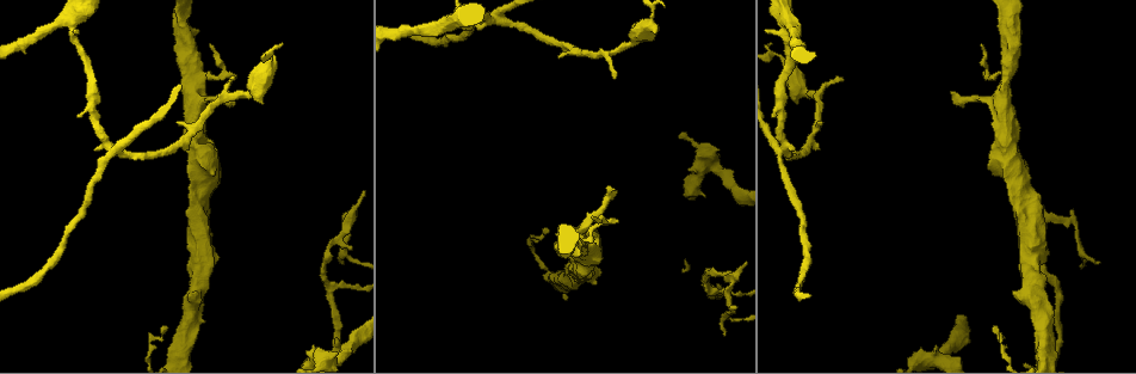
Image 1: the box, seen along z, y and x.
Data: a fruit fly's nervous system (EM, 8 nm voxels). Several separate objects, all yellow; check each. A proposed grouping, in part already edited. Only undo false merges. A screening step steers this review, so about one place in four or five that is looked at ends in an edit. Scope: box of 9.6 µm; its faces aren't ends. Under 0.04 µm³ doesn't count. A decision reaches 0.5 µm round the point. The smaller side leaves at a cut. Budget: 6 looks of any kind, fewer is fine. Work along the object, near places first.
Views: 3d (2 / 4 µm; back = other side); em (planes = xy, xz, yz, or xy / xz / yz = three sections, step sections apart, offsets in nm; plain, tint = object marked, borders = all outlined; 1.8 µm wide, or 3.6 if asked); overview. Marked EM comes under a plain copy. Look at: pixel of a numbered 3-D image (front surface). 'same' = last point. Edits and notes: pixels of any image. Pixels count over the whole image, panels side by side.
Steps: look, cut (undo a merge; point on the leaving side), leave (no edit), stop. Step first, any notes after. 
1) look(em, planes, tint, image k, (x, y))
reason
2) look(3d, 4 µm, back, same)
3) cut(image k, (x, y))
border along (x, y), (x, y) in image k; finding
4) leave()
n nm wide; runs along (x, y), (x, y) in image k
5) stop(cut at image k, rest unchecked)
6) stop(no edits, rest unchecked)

look(3d, 2 µm, back, image 1, (1072, 221))

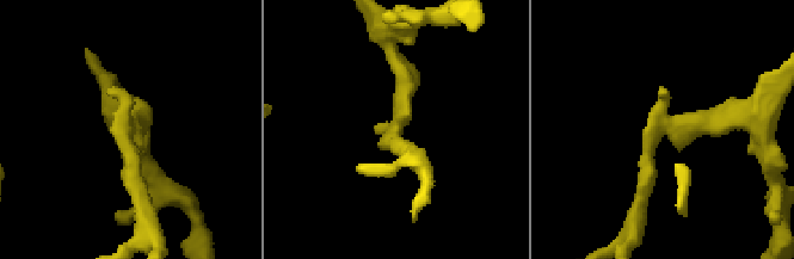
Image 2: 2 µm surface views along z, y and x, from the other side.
look(em, 3.6 µm, planes, borders, image 2, (127, 131))
need the tissue

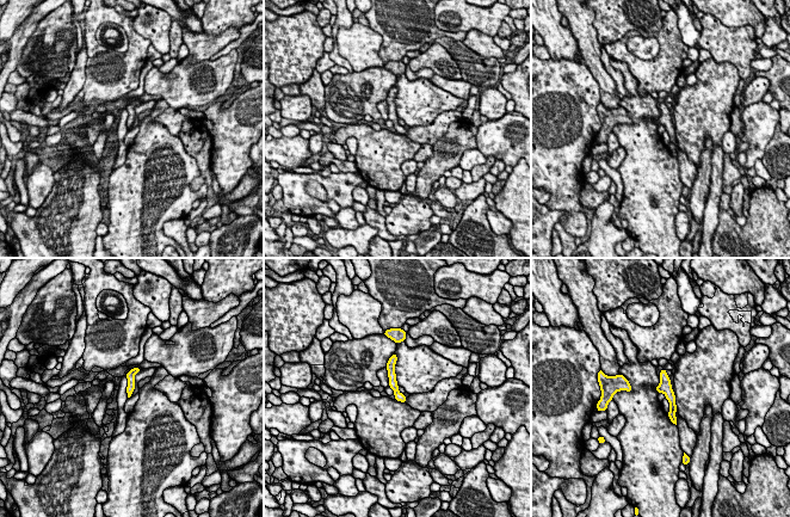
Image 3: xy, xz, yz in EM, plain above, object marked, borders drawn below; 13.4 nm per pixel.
leave()
runs along (662, 374), (672, 416) in image 3; continuous, no second neuron

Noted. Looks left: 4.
look(3d, 2 µm, back, image 1, (710, 293))
a fork

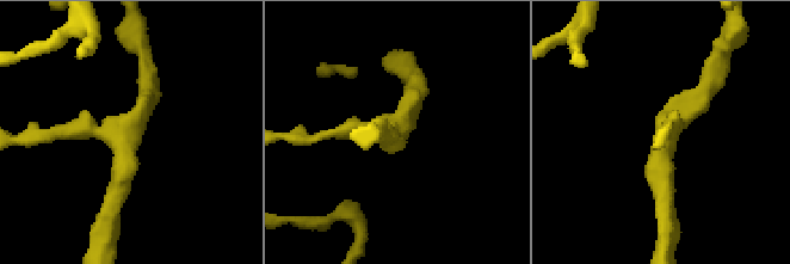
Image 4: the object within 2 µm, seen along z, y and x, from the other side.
look(em, planes, tint, image 4, (391, 132))

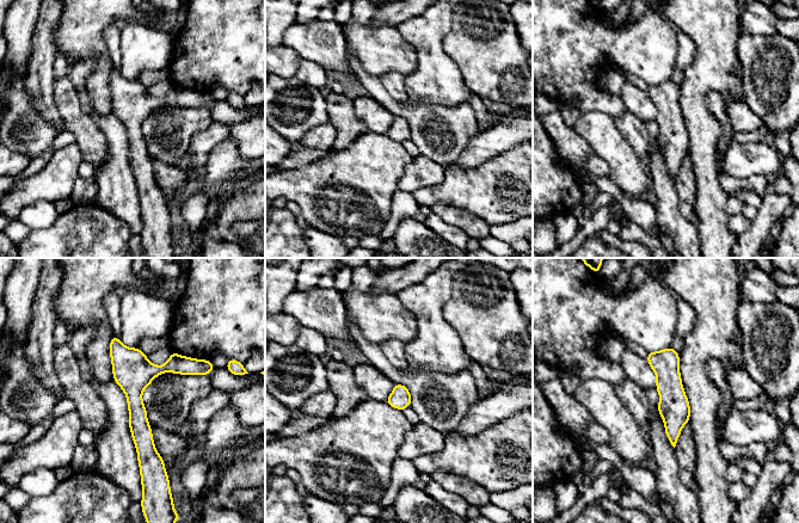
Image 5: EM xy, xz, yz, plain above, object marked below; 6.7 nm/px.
leave()
3 arms; runs along (114, 339), (133, 371), (145, 462) in image 5; all the same neuron

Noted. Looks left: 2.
stop(no edits, rest unchecked)

